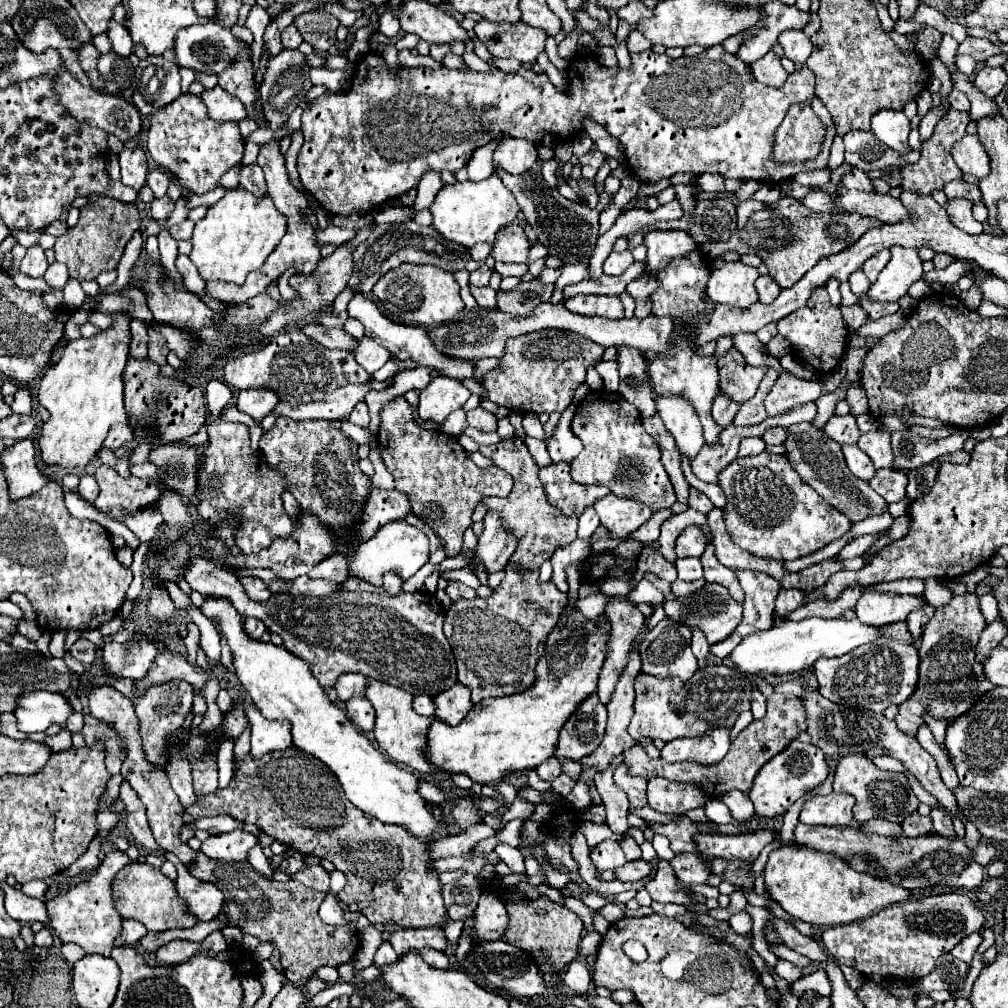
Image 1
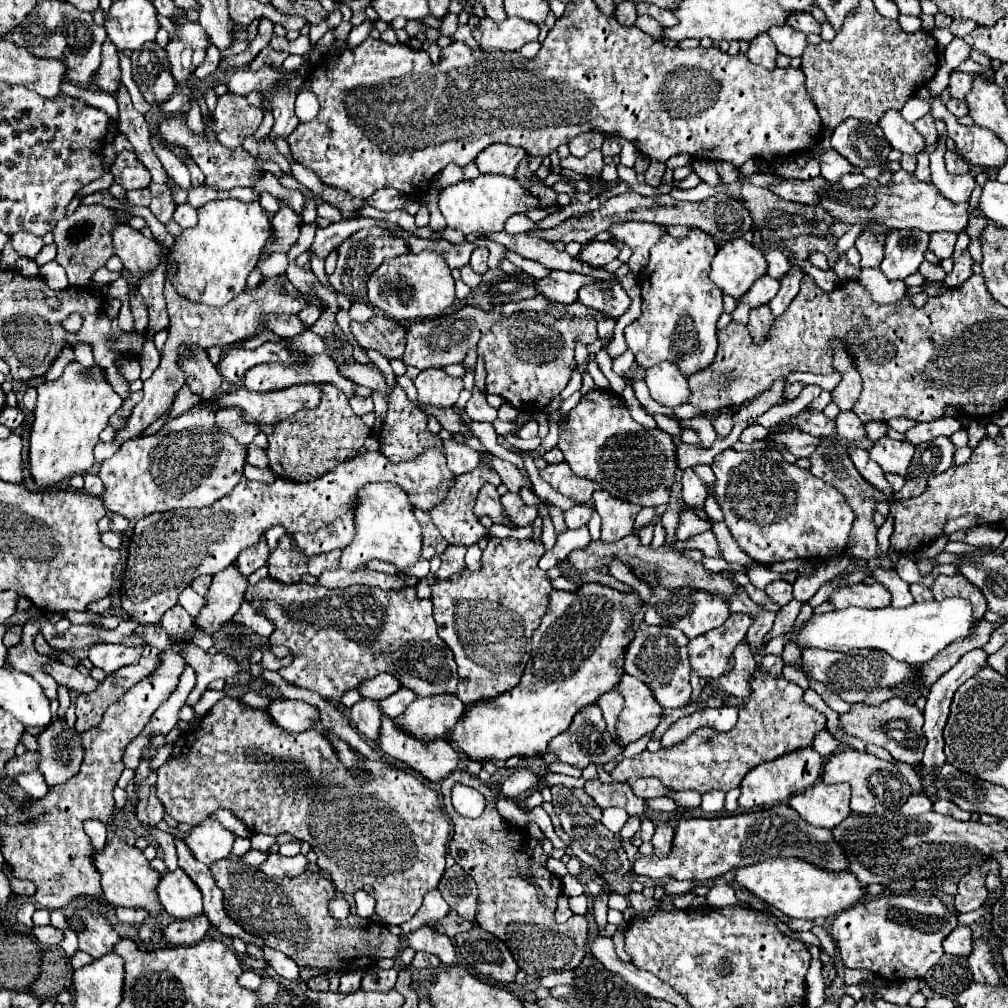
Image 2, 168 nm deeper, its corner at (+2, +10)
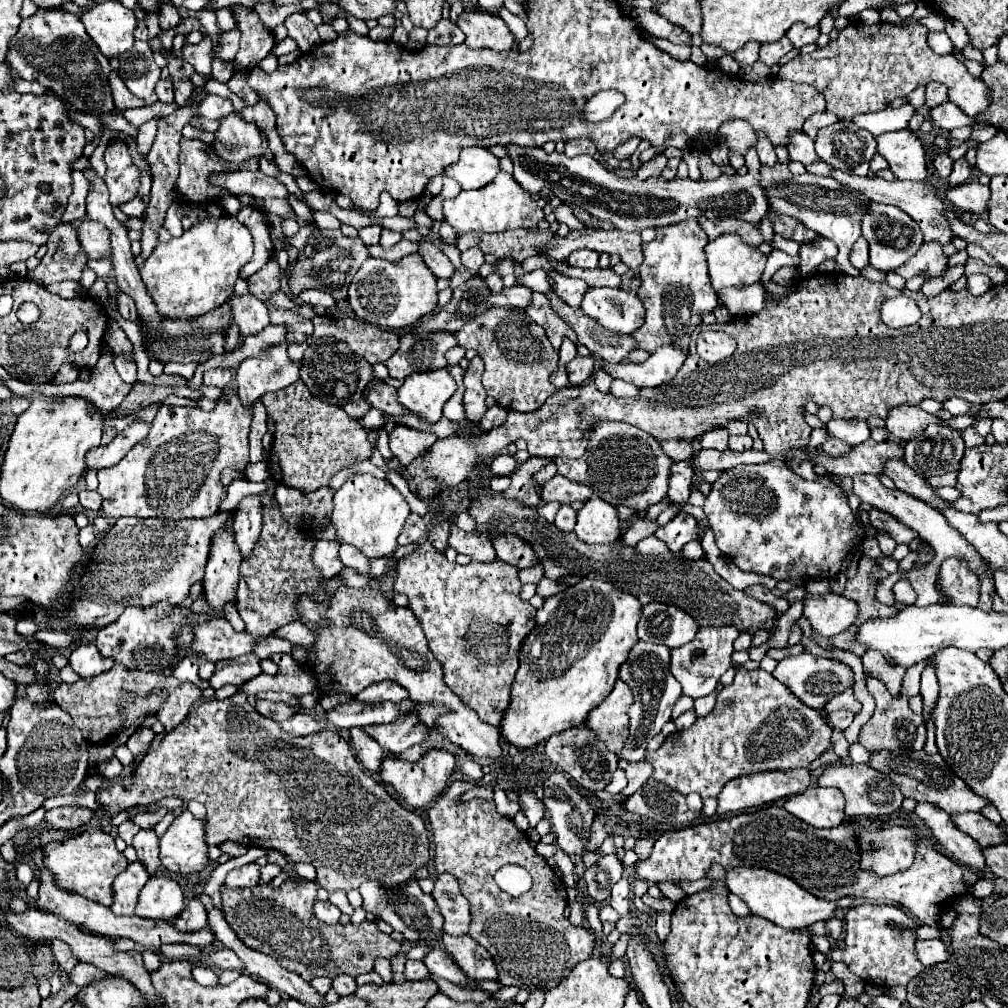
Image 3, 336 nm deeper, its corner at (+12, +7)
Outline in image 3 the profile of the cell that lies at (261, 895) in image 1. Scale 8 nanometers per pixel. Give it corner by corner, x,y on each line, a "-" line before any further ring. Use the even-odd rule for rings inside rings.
291,877
281,887
267,883
255,885
251,889
227,889
227,885
223,885
223,915
247,947
275,957
281,967
297,973
305,981
315,977
335,979
341,973
359,977
367,971
373,971
377,957
393,957
401,951
401,943
393,941
387,933
381,933
375,923
321,923
313,915
317,889
319,887
315,881
307,881
303,877

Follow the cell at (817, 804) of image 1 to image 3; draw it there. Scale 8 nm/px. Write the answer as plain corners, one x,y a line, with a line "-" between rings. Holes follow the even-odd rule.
809,787
807,791
785,799
783,809
813,827
837,827
845,821
843,793
839,789

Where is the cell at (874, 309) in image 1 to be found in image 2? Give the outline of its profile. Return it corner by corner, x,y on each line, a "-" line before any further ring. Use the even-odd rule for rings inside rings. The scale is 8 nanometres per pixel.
863,268
859,282
869,290
871,298
881,304
899,302
907,292
903,280
887,280
879,268

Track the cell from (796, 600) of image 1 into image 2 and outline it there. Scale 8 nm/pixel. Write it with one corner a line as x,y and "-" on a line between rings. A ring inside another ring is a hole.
775,580
775,582
767,584
765,592
767,592
767,596
769,596
773,602
777,602
779,606
789,604
789,600
793,598
793,596
791,596
791,584
785,582
785,580

